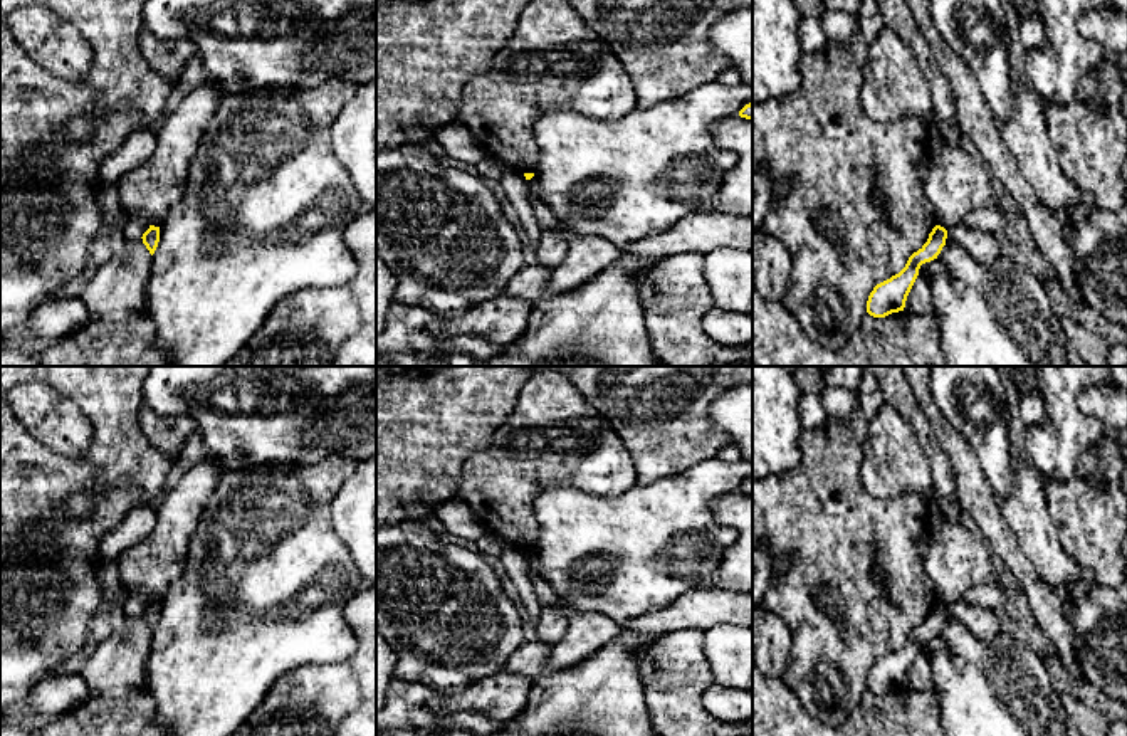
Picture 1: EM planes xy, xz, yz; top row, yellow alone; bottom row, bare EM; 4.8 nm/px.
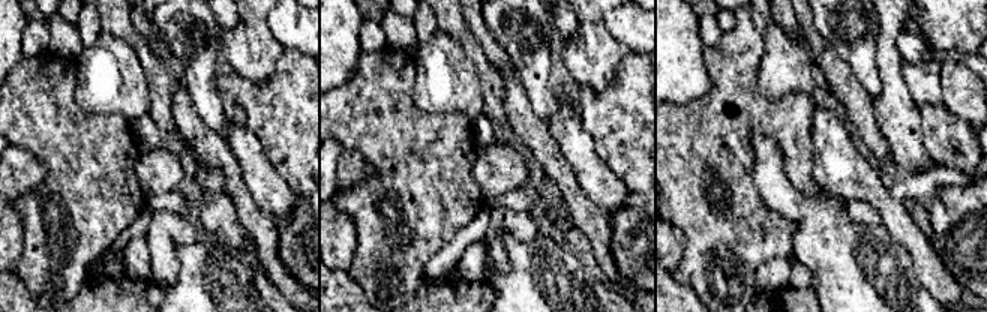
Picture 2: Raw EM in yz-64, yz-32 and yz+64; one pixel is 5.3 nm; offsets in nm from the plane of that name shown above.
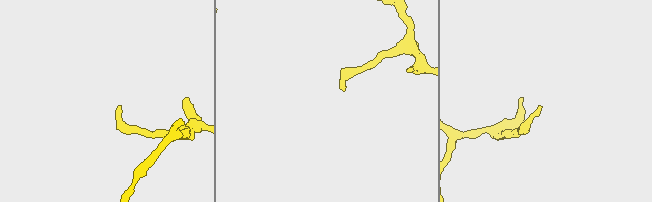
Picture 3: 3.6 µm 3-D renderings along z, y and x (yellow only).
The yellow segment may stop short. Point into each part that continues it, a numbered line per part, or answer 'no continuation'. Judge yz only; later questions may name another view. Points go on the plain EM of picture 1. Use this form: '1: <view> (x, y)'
no continuation

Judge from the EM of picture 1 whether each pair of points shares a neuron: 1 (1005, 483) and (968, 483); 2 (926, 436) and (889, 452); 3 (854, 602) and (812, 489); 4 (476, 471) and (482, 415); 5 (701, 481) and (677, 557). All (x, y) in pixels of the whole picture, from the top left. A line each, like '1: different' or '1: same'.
1: different
2: different
3: same
4: different
5: same

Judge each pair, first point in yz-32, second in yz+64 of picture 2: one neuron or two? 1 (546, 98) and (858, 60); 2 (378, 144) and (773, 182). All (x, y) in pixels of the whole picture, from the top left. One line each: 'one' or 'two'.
1: one
2: two

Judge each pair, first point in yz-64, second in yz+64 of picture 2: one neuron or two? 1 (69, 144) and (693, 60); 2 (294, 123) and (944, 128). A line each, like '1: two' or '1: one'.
1: two
2: one

